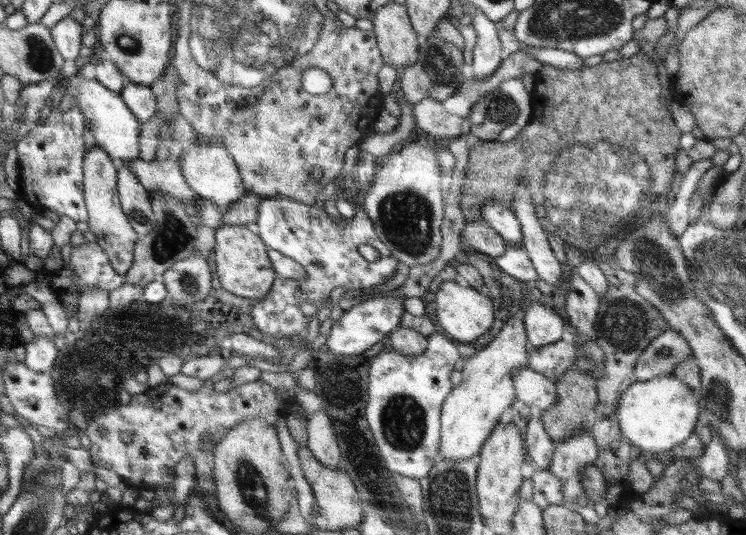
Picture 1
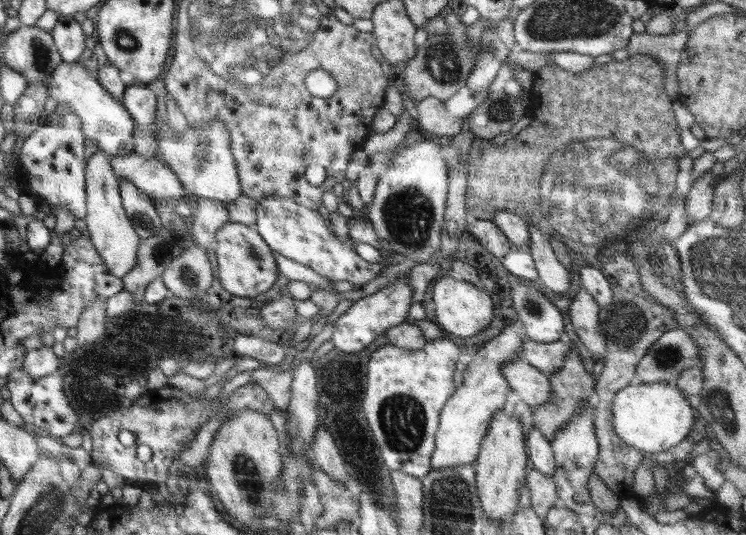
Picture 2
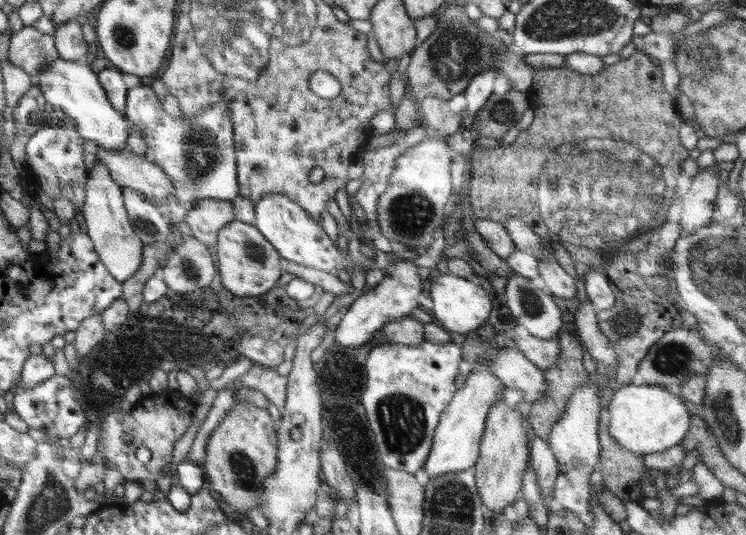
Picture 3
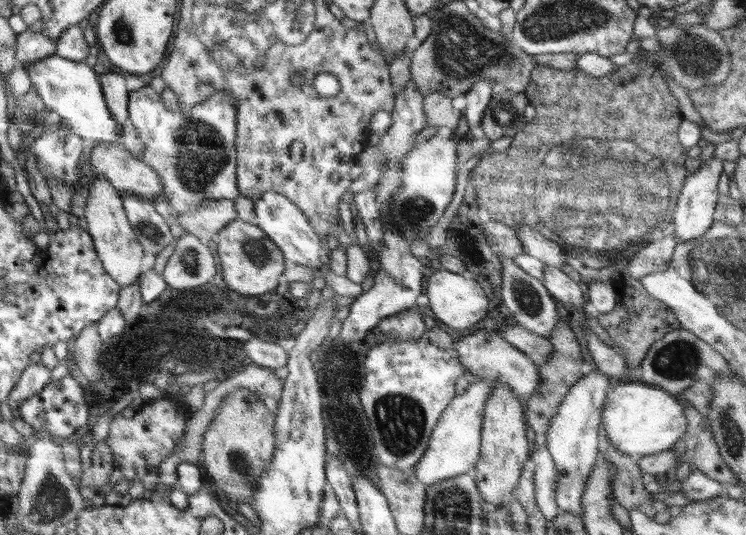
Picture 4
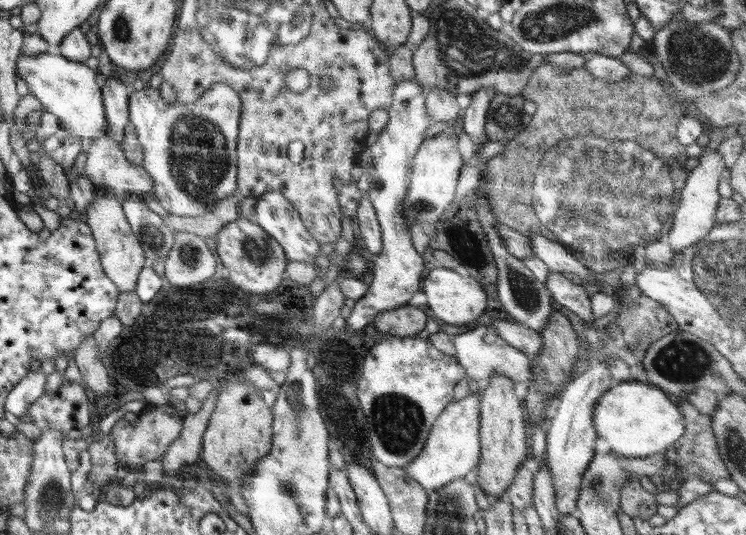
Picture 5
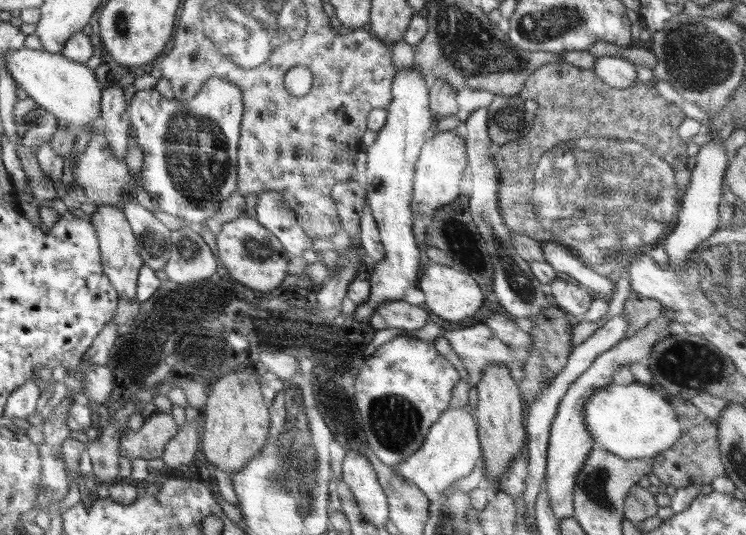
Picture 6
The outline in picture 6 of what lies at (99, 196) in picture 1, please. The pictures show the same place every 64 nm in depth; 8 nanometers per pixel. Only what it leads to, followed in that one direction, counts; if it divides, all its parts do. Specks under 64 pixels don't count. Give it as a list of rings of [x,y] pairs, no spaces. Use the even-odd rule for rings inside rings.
[[[116,203],[97,205],[97,211],[91,214],[90,222],[94,222],[99,233],[100,250],[103,253],[104,274],[110,278],[120,299],[133,301],[137,293],[137,278],[143,267],[142,257],[138,248],[138,241],[133,235],[130,223],[123,210],[116,207]]]

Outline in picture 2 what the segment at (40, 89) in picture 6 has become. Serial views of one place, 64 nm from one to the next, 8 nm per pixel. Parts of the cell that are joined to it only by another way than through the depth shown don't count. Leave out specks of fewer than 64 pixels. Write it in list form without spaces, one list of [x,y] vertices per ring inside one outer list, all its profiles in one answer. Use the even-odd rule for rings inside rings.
[[[62,61],[57,69],[52,73],[50,80],[46,82],[49,96],[53,96],[58,102],[65,102],[70,106],[72,113],[81,118],[81,126],[88,138],[96,140],[98,148],[111,156],[126,156],[134,151],[134,141],[132,134],[134,132],[135,120],[131,117],[127,108],[114,98],[96,77],[95,73],[88,71],[89,64],[85,62],[68,63]]]

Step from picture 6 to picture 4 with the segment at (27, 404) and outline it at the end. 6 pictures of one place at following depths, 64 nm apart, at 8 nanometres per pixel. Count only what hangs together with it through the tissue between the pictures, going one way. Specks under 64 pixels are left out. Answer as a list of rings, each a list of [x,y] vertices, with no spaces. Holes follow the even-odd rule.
[[[42,361],[36,363],[30,362],[28,368],[24,370],[19,383],[6,400],[10,409],[18,410],[20,404],[22,404],[26,398],[36,396],[40,390],[43,390],[44,386],[51,382],[50,373],[51,371],[44,366]]]

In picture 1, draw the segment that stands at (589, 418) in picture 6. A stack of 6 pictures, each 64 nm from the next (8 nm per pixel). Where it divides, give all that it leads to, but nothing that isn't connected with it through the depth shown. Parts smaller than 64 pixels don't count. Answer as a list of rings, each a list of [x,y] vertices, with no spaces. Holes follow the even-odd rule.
[[[677,377],[652,378],[646,382],[634,382],[618,401],[618,426],[624,438],[641,450],[664,455],[686,441],[701,423],[698,395]]]

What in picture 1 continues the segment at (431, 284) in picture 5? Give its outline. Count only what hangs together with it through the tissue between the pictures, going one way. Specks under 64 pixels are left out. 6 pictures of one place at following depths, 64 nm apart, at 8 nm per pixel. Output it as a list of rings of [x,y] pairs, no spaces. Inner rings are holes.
[[[457,281],[441,282],[440,288],[432,297],[436,304],[437,324],[446,336],[455,341],[470,342],[490,330],[494,320],[493,304],[479,288],[462,287]]]

